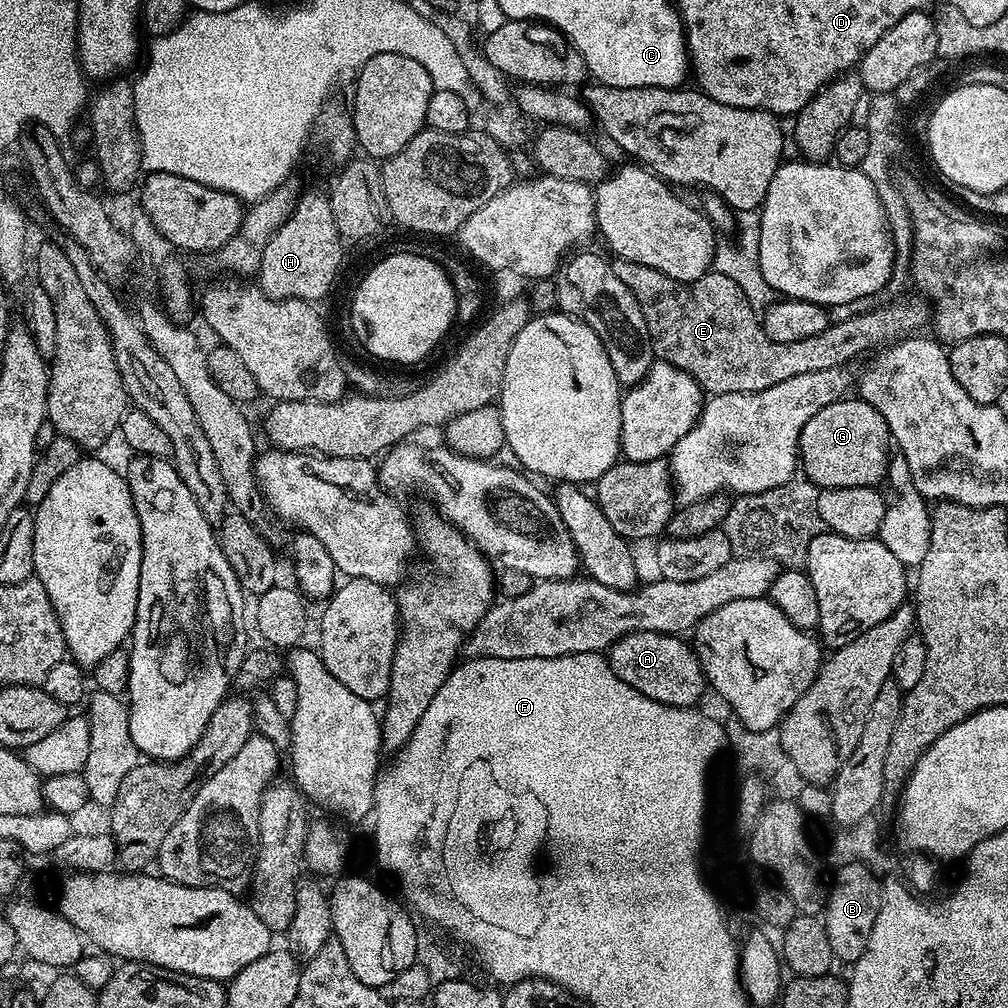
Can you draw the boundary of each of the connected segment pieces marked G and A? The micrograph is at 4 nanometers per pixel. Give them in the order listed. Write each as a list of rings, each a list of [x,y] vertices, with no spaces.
[[[841,398],[818,410],[806,426],[802,426],[798,464],[803,475],[817,488],[862,486],[876,488],[888,475],[890,437],[886,418],[865,400]]]
[[[631,632],[607,649],[606,659],[614,674],[626,686],[634,686],[638,694],[646,694],[646,698],[666,706],[691,708],[699,705],[704,688],[706,692],[706,681],[695,647],[684,640],[687,639],[667,632]]]

